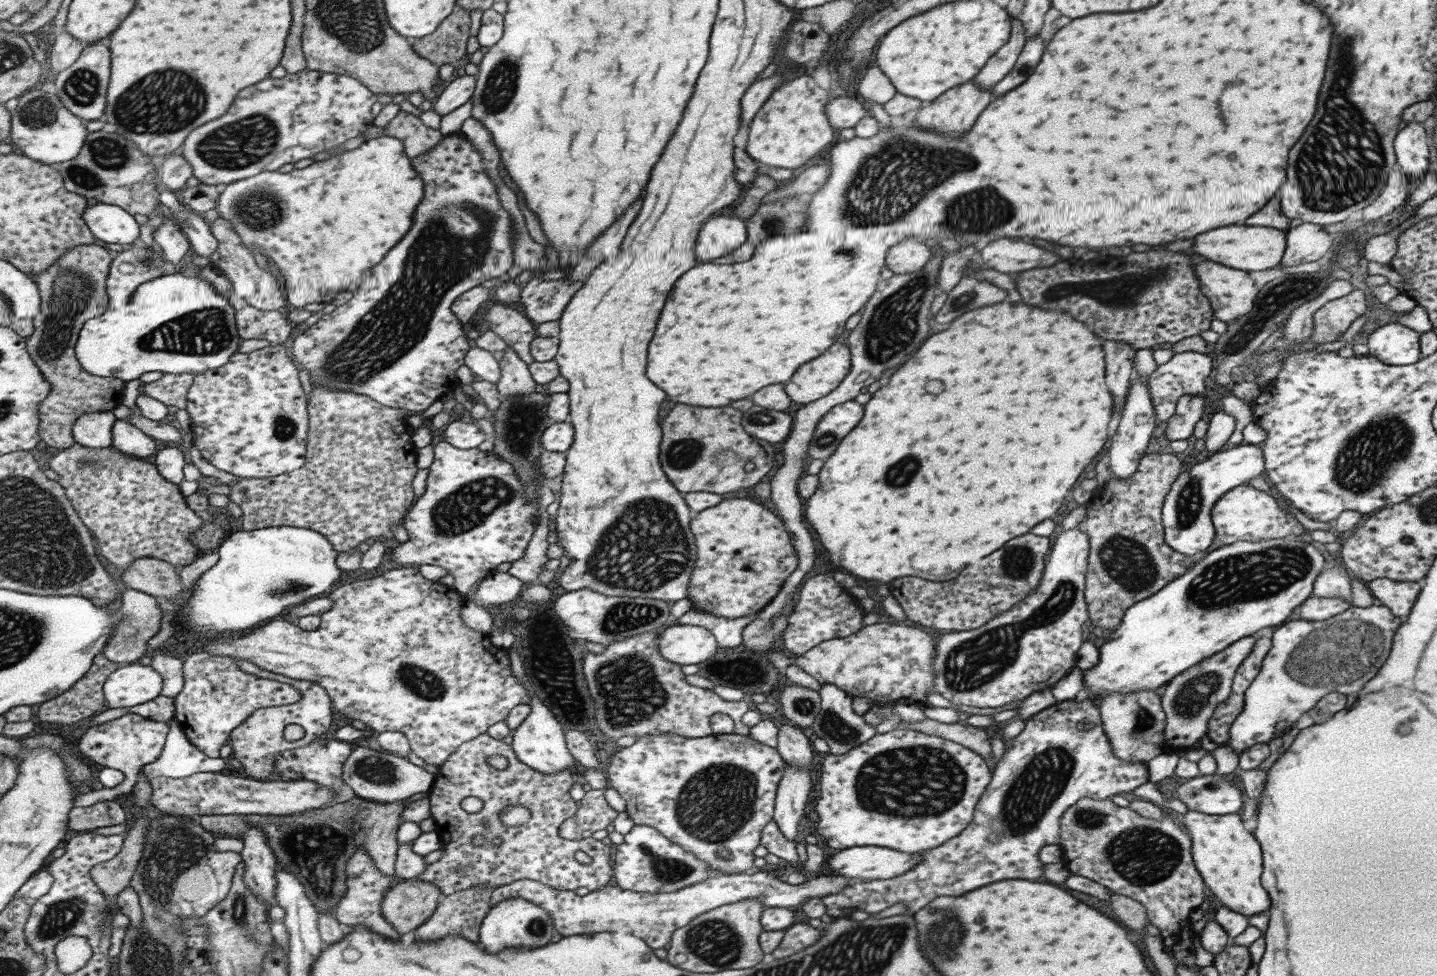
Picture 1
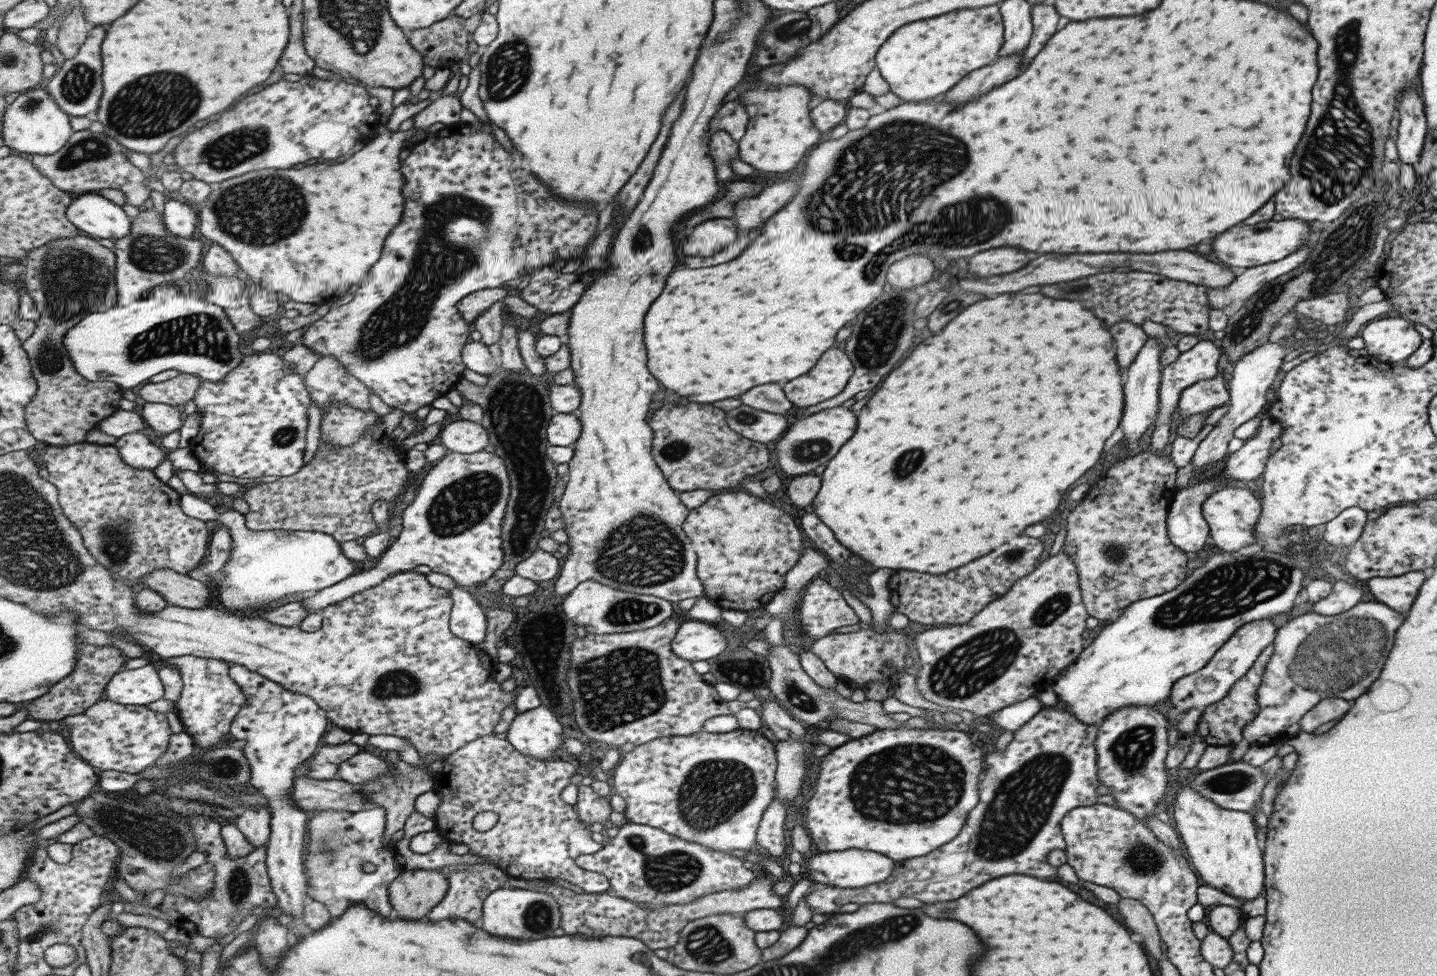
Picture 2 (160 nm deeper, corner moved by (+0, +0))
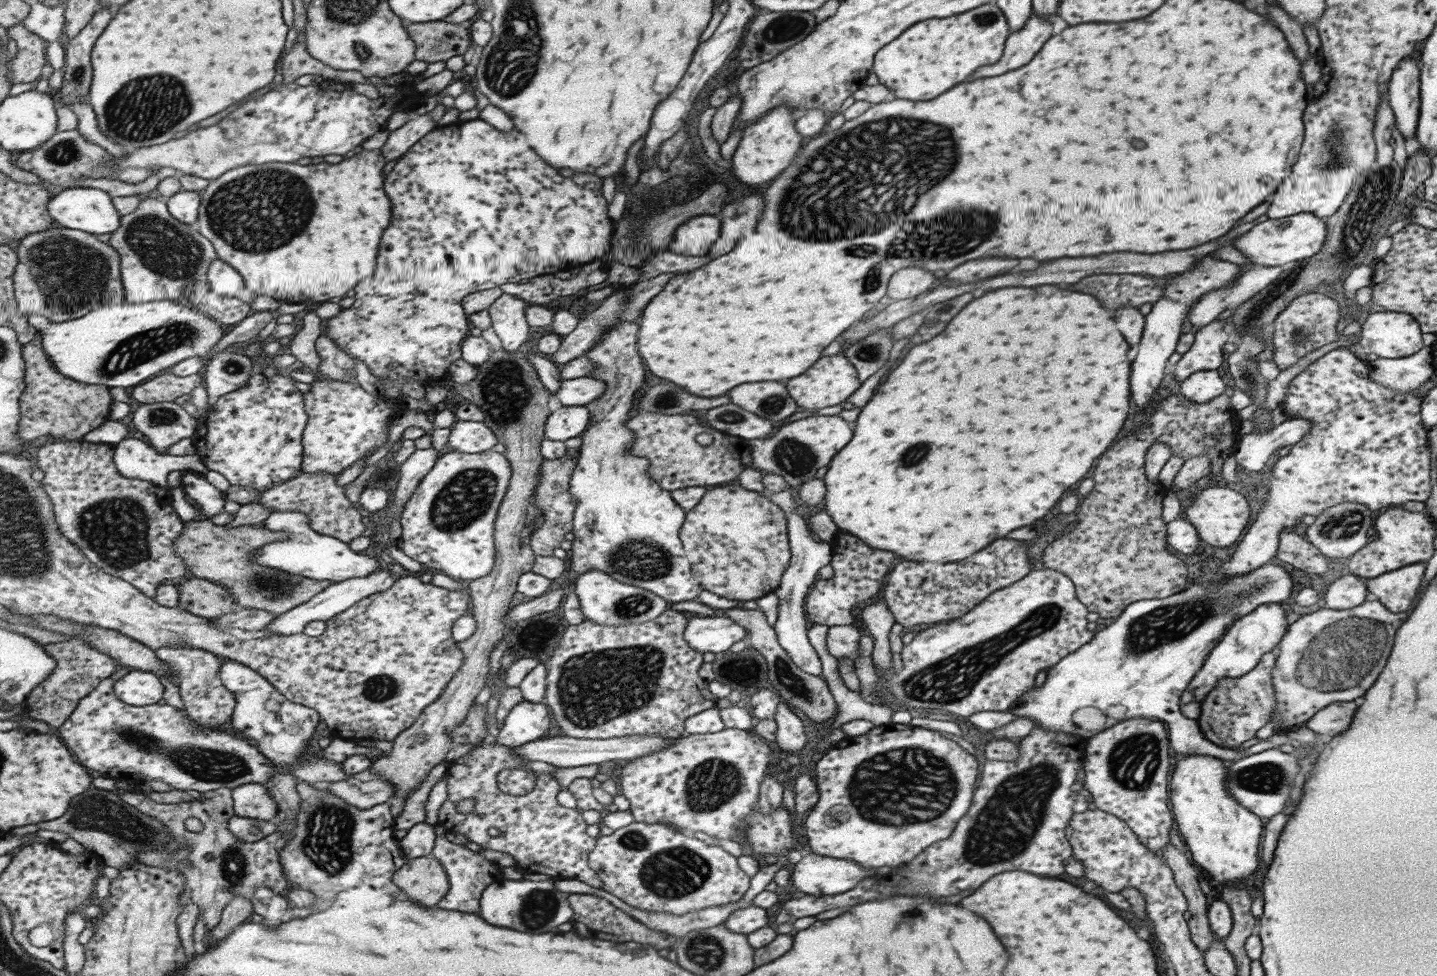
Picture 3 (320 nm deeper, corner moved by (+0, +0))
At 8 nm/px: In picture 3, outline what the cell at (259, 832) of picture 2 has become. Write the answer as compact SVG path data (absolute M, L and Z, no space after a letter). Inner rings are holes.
M247 783L234 789L234 809L237 815L262 821L277 821L280 806L264 784Z

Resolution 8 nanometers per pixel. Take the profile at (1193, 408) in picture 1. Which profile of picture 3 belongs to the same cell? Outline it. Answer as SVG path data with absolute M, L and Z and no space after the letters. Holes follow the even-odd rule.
M1216 369L1194 372L1179 383L1179 392L1191 402L1204 403L1226 392Z

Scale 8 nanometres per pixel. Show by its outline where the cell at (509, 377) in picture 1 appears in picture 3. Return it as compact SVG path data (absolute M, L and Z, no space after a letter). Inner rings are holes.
M503 293L489 308L492 328L509 352L515 352L527 340L528 324L524 317L527 303L515 295Z

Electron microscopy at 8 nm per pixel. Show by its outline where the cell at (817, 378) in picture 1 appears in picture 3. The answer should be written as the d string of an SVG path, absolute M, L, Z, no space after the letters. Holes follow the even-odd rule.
M838 353L827 358L819 358L803 374L799 374L797 378L791 378L787 382L787 394L796 402L800 410L808 408L819 410L825 406L845 405L845 398L849 398L859 385L853 365L841 353Z

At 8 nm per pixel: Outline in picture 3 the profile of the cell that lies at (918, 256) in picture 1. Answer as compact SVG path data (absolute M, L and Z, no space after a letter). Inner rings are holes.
M911 266L894 272L889 278L886 286L886 296L898 301L913 298L931 289L938 280L932 272Z

